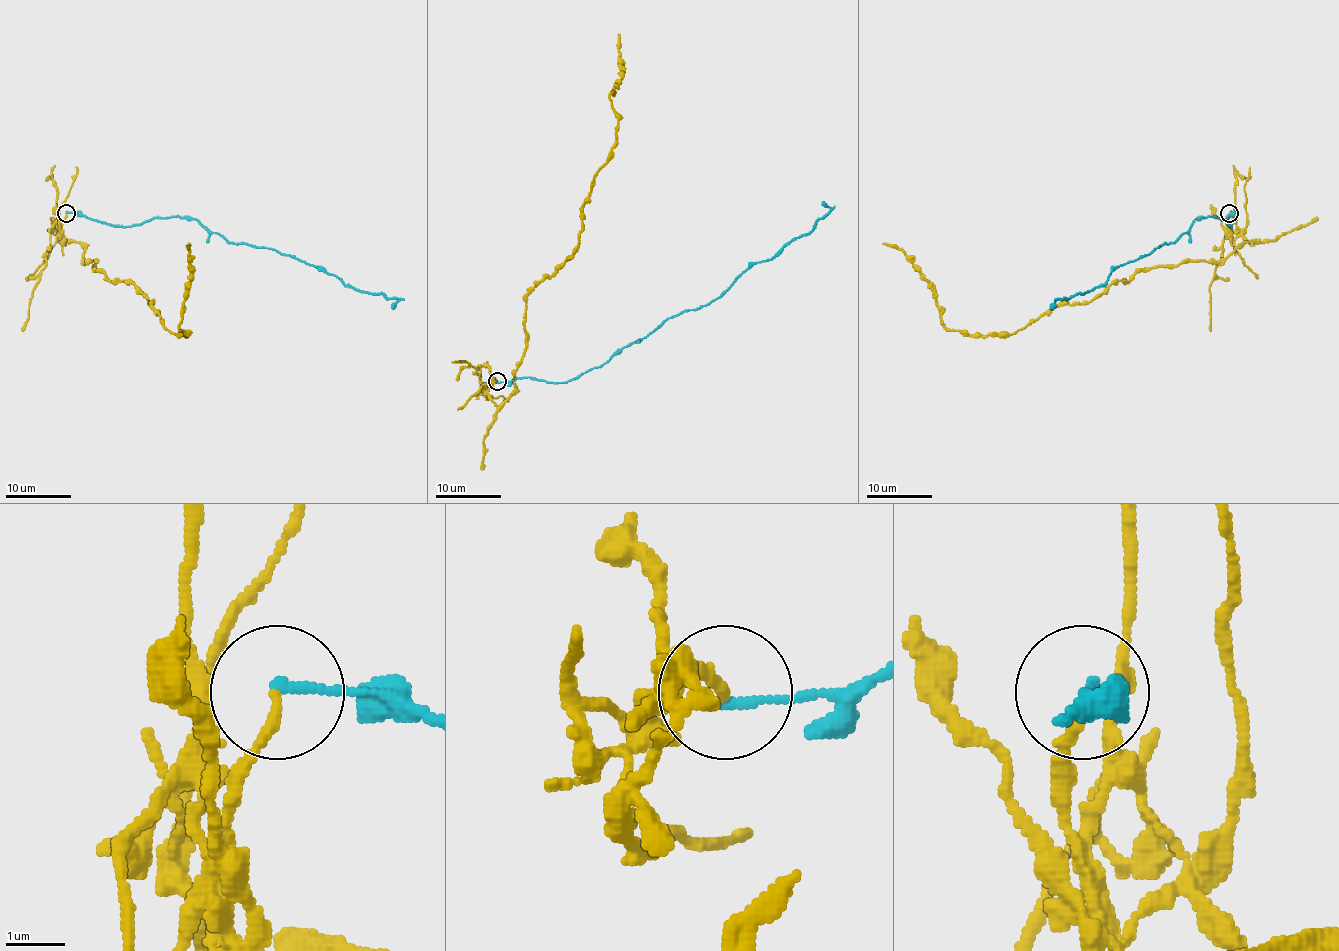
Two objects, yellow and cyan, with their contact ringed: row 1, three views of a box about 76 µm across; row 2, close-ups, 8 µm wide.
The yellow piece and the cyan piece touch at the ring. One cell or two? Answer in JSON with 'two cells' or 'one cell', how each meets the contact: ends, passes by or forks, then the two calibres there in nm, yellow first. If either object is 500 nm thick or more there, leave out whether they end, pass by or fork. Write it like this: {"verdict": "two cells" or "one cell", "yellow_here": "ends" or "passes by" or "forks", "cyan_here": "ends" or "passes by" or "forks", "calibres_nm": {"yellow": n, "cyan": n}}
{"verdict": "two cells", "yellow_here": "ends", "cyan_here": "ends", "calibres_nm": {"yellow": 170, "cyan": 160}}

